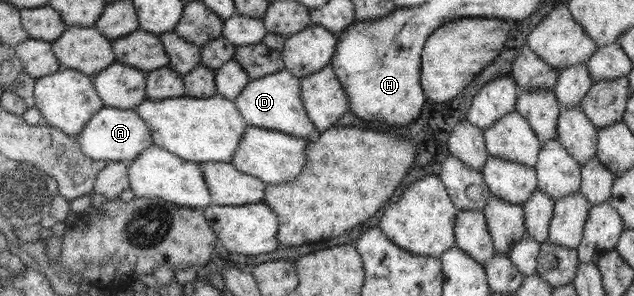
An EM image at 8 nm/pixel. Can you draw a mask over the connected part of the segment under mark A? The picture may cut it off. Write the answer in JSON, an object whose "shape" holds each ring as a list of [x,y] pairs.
{"shape":[[[104,106],[99,109],[76,136],[85,156],[93,160],[130,163],[139,153],[153,145],[149,124],[134,109],[117,109]]]}

